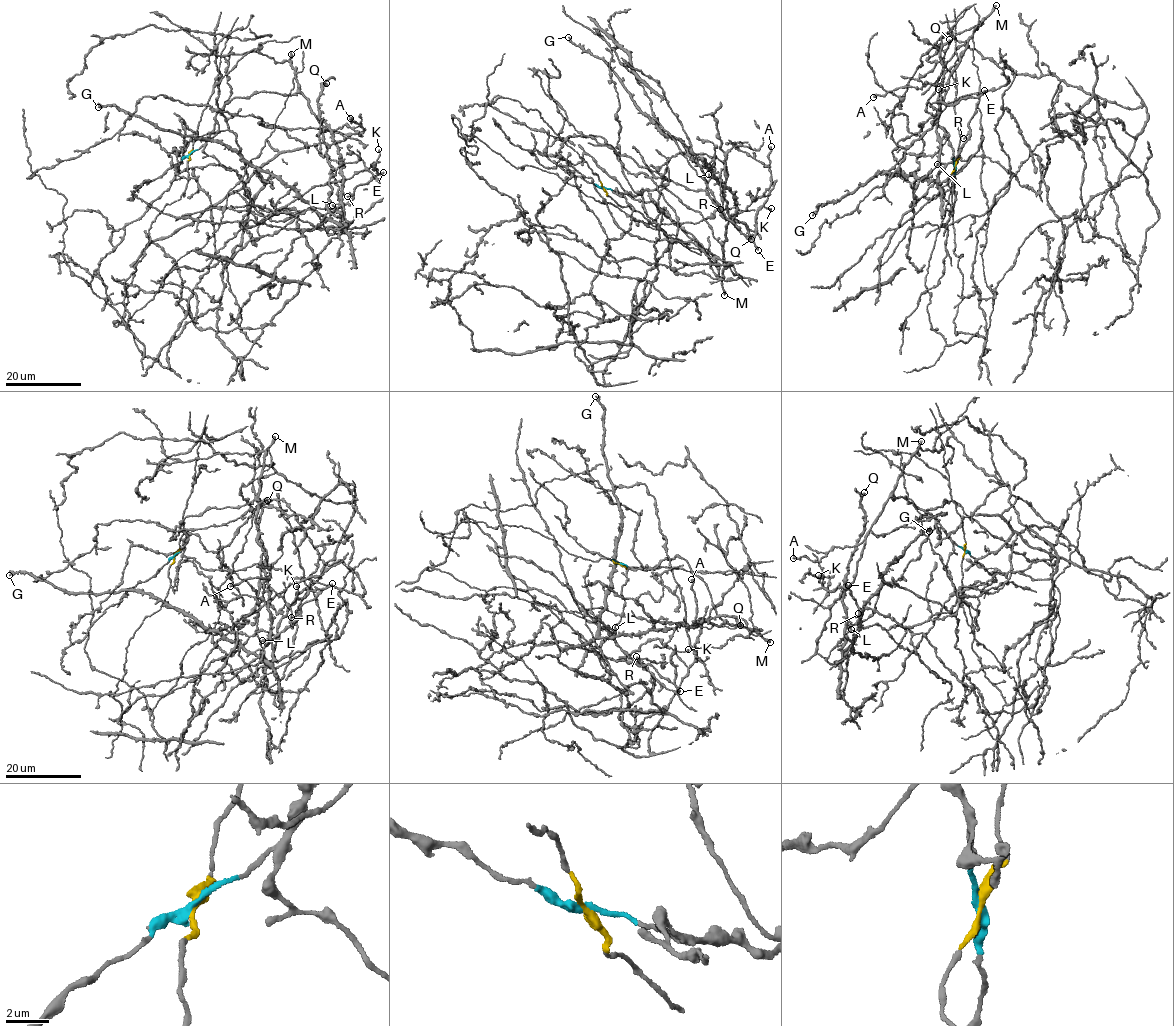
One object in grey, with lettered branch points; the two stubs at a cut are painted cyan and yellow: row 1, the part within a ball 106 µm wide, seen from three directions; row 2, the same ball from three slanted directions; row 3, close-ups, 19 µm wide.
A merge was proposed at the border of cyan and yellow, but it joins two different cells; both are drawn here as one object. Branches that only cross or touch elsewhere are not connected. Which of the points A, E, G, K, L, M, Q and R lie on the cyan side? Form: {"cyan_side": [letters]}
{"cyan_side": ["A", "E", "G", "K", "L", "M", "Q", "R"]}

